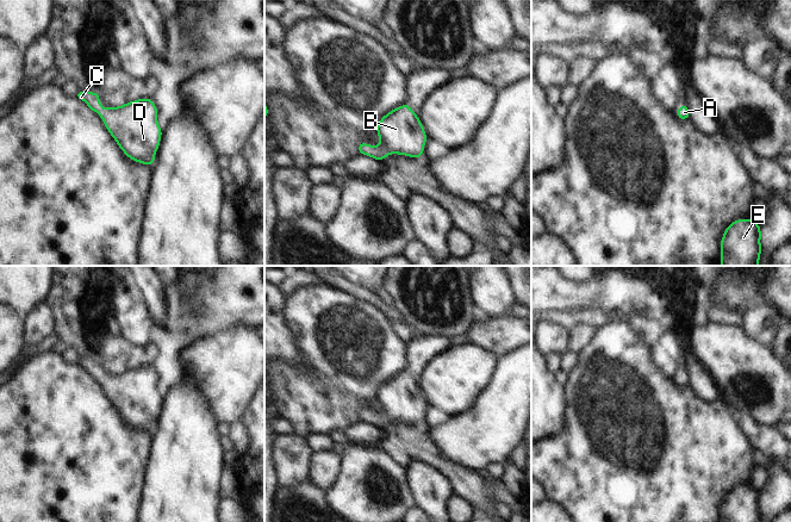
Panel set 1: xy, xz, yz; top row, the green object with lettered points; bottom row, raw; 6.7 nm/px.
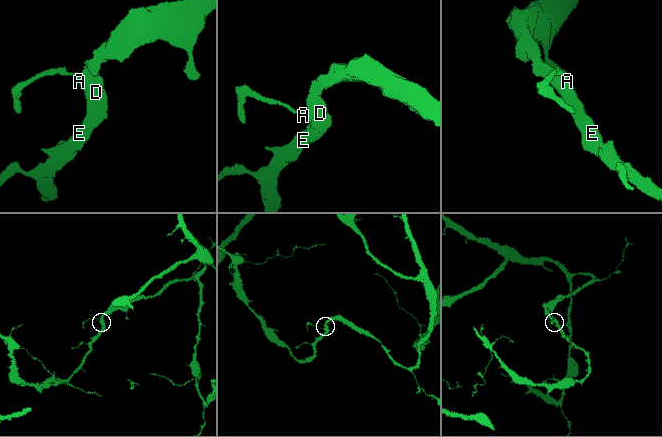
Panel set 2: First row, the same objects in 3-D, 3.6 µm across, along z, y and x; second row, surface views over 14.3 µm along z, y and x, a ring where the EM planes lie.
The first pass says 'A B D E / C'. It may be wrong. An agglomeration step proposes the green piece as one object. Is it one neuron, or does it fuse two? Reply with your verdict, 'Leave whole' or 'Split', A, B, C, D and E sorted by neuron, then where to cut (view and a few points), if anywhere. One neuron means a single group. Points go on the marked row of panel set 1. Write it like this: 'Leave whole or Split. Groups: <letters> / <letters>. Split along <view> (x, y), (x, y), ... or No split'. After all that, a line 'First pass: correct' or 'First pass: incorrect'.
Leave whole. Groups: A B C D E. No split
First pass: incorrect

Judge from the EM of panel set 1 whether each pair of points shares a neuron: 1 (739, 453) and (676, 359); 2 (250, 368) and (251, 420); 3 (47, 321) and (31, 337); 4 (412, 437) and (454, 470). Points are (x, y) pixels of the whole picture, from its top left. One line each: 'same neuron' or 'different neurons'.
1: different neurons
2: different neurons
3: same neuron
4: same neuron

